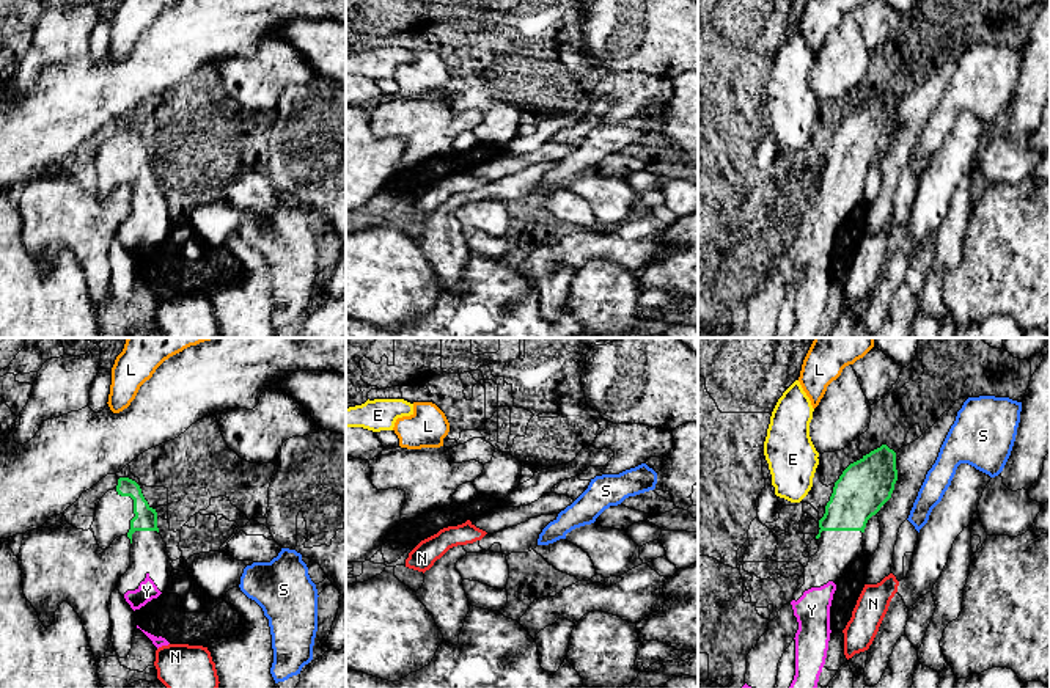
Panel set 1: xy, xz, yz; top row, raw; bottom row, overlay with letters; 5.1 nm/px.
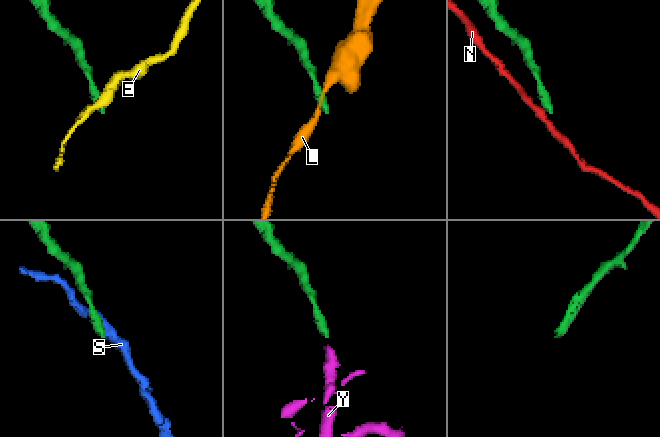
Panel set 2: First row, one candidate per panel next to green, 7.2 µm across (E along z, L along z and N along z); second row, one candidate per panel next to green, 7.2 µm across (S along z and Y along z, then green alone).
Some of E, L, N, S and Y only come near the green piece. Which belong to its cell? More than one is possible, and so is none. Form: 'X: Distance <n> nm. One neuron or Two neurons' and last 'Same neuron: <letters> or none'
E: Distance 110 nm. Two neurons
L: Distance 340 nm. Two neurons
N: Distance 260 nm. Two neurons
S: Distance 120 nm. Two neurons
Y: Distance 180 nm. One neuron
Same neuron: Y

